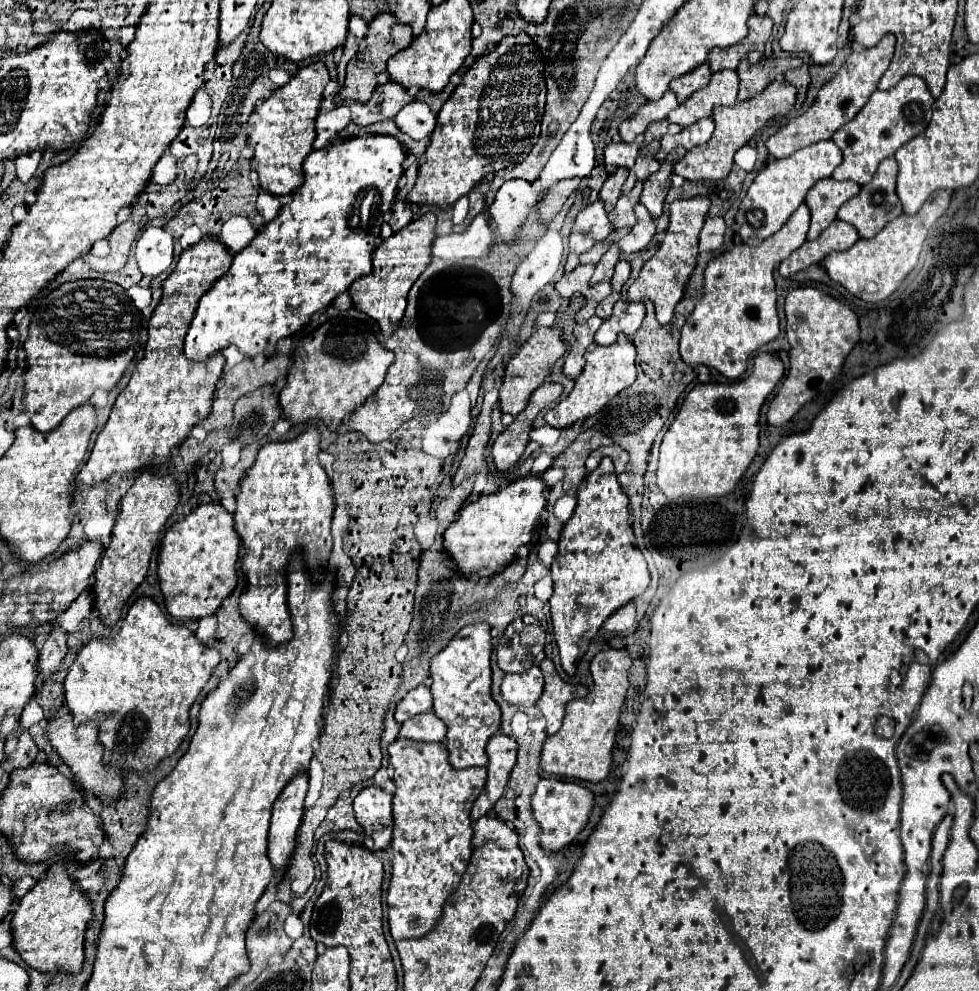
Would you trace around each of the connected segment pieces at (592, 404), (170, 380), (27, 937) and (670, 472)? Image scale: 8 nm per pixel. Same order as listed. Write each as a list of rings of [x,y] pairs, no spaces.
[[[620,335],[616,343],[606,345],[606,347],[592,343],[586,349],[584,359],[586,359],[584,371],[576,377],[576,385],[570,391],[570,395],[566,399],[562,399],[554,409],[550,409],[544,415],[544,421],[556,429],[564,429],[568,425],[574,425],[576,421],[582,421],[584,417],[598,413],[612,397],[616,397],[622,389],[630,387],[636,379],[636,365],[634,365],[636,347],[624,335]]]
[[[204,237],[198,245],[190,247],[188,251],[184,251],[178,259],[176,269],[168,275],[168,279],[164,281],[164,295],[148,323],[148,345],[146,345],[146,353],[142,357],[142,361],[136,365],[132,379],[128,381],[126,389],[118,395],[112,413],[106,421],[106,425],[102,427],[96,445],[90,453],[90,459],[86,461],[86,465],[82,467],[82,471],[76,475],[76,487],[94,487],[106,479],[110,479],[114,473],[118,475],[128,475],[132,471],[140,471],[140,467],[156,467],[162,465],[170,459],[172,449],[178,447],[180,443],[184,443],[184,439],[188,437],[190,429],[194,425],[198,425],[202,419],[206,419],[206,415],[212,409],[212,399],[214,399],[214,391],[216,391],[216,383],[222,375],[222,367],[224,367],[224,355],[216,353],[214,357],[210,357],[204,363],[190,363],[184,357],[184,337],[188,331],[188,325],[192,321],[192,315],[196,313],[198,301],[200,297],[216,283],[216,279],[220,279],[232,263],[232,255],[226,247],[222,247],[216,239],[212,237]]]
[[[62,863],[52,865],[46,877],[36,883],[16,905],[12,913],[12,945],[18,955],[36,971],[50,973],[78,973],[84,963],[84,933],[92,919],[92,905],[82,891],[76,889],[74,881],[66,875]]]
[[[758,353],[752,373],[736,383],[698,383],[684,399],[660,445],[658,487],[666,497],[720,497],[742,479],[758,451],[758,413],[784,375],[776,355]]]

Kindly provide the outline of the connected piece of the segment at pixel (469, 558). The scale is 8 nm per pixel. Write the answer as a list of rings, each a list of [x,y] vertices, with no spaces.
[[[528,475],[466,505],[444,531],[444,549],[456,561],[460,573],[468,579],[492,577],[512,563],[518,547],[528,545],[532,539],[534,525],[546,507],[546,493],[548,485],[538,475]]]

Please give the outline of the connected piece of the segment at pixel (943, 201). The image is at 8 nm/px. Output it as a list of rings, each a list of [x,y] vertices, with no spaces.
[[[936,191],[918,213],[892,219],[886,223],[886,227],[874,235],[872,239],[858,239],[850,249],[846,251],[834,251],[824,257],[824,269],[830,275],[832,281],[846,287],[852,295],[876,303],[886,297],[890,297],[898,285],[904,281],[904,277],[914,269],[918,263],[918,255],[922,249],[922,243],[928,235],[928,229],[936,223],[938,217],[944,215],[944,211],[950,205],[950,191]]]

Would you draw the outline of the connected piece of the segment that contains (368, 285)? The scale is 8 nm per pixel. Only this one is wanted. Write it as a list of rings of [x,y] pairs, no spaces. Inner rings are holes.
[[[426,213],[418,217],[416,221],[406,225],[398,233],[394,233],[392,237],[384,239],[372,253],[372,273],[356,279],[350,285],[348,295],[352,299],[352,305],[358,311],[372,317],[380,325],[384,335],[390,335],[400,325],[404,317],[404,309],[406,309],[408,291],[430,263],[430,247],[432,247],[434,237],[436,237],[434,213]]]

